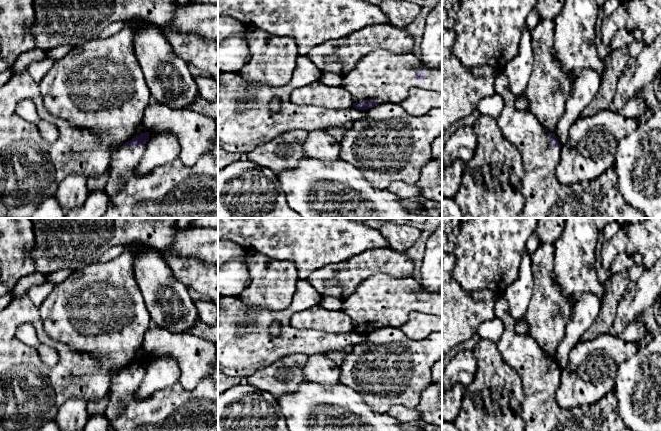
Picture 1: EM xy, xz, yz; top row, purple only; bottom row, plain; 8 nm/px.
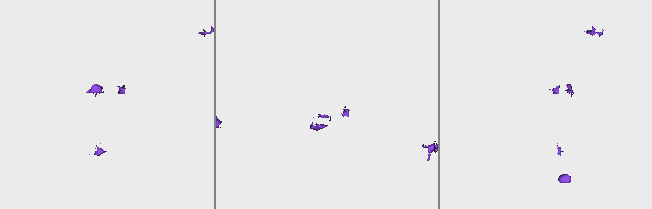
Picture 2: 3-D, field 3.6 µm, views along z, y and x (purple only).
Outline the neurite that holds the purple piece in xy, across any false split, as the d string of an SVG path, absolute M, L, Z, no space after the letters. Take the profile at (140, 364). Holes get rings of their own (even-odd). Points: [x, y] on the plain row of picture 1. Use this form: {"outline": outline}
{"outline": "M149 356L140 357L120 370L112 379L106 414L109 418L107 431L218 431L218 384L204 378L192 390L186 390L178 381L175 385L156 391L150 397L138 399L135 394L145 375Z"}

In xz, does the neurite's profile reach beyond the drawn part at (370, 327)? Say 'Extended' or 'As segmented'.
Extended

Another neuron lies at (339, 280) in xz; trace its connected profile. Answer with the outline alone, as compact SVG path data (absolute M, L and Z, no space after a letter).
M373 248L310 272L305 280L323 297L345 300L367 278L384 273L396 278L413 277L414 263L407 252Z

